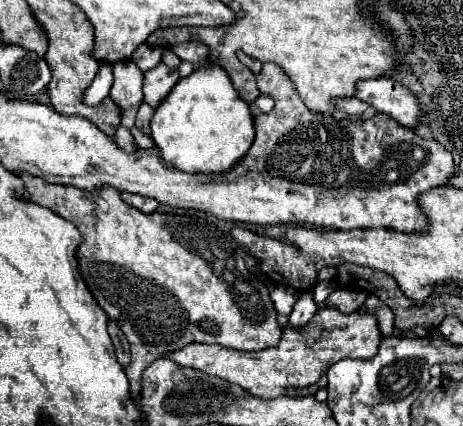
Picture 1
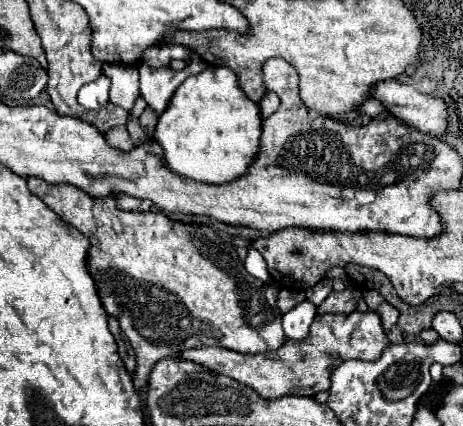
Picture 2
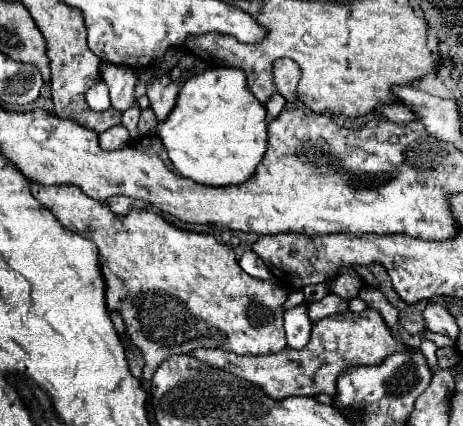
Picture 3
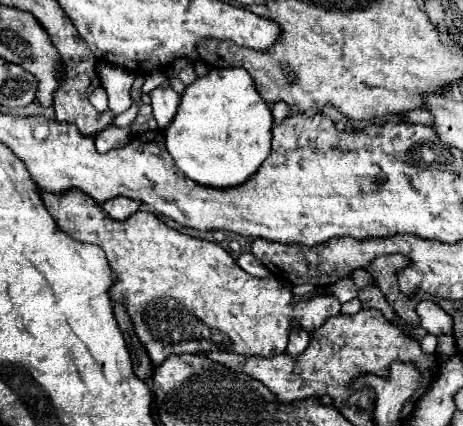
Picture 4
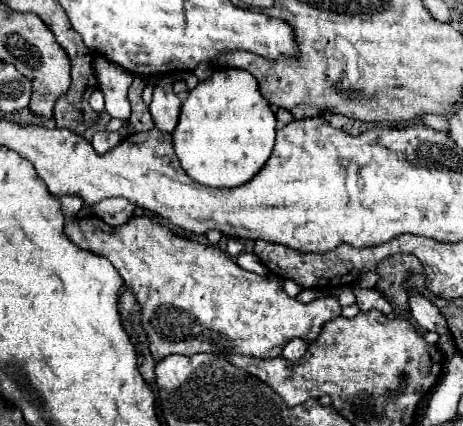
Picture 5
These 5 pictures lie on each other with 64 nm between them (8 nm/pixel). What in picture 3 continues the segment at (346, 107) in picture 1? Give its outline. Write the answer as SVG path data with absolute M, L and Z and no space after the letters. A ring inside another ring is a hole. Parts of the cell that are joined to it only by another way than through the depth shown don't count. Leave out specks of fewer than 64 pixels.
M381 104L375 112L386 116L392 122L412 122L412 120L416 120L416 114L410 108L402 106L402 104Z

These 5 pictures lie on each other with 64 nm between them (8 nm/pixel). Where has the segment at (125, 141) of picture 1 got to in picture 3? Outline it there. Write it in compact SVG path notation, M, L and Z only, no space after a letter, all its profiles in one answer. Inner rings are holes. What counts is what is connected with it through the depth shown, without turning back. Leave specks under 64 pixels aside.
M112 126L112 128L108 128L106 132L102 132L98 136L98 140L100 140L100 148L104 148L104 150L124 148L124 146L128 146L132 142L130 132L124 126Z

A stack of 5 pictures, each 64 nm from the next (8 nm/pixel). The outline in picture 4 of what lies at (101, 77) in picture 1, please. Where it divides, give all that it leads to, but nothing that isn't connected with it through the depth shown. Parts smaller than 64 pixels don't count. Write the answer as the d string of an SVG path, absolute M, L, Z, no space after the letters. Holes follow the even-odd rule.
M96 88L96 92L92 92L90 102L92 102L92 106L94 106L98 112L104 112L104 110L108 108L108 96L104 94L102 88Z

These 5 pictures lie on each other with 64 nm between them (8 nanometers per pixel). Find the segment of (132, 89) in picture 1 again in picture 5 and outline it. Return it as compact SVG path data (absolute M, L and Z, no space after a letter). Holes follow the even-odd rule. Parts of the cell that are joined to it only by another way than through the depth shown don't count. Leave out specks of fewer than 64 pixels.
M96 54L92 68L98 78L98 88L102 90L106 98L106 112L112 118L120 118L122 122L128 122L130 118L130 102L128 102L128 88L134 80L130 72L124 72L124 68L110 64L104 56Z

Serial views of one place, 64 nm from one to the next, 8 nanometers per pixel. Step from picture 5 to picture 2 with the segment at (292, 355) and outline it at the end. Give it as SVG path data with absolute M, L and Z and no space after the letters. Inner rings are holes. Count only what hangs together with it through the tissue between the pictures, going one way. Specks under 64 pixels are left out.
M300 302L298 306L294 306L290 312L284 314L282 318L282 326L286 332L288 340L298 340L302 342L308 336L308 328L312 324L312 320L316 318L316 306L310 302Z

